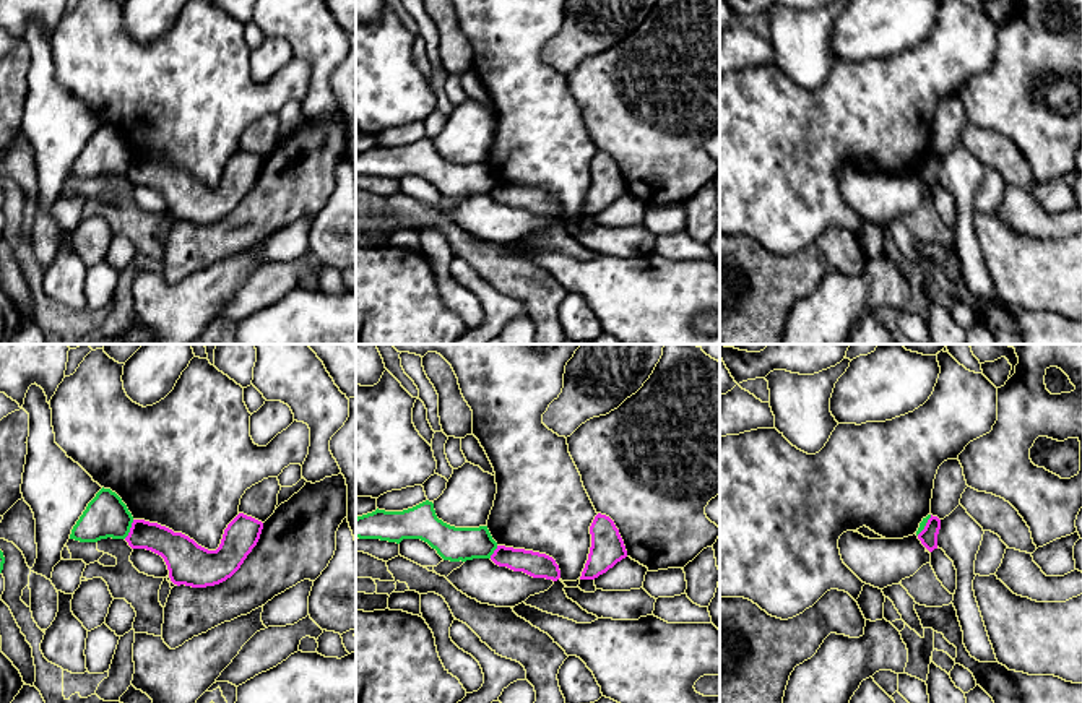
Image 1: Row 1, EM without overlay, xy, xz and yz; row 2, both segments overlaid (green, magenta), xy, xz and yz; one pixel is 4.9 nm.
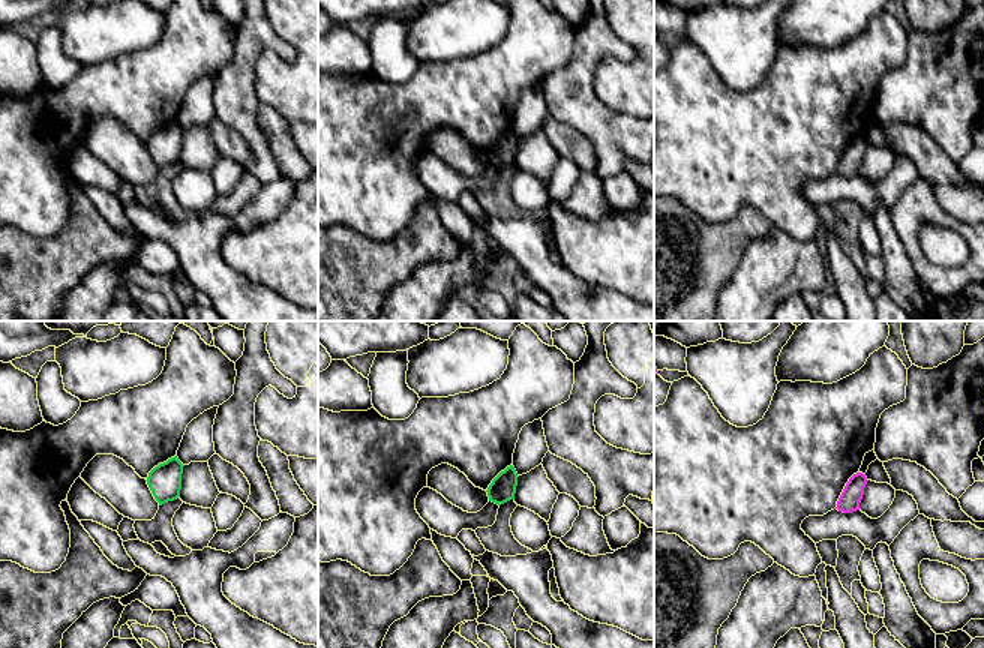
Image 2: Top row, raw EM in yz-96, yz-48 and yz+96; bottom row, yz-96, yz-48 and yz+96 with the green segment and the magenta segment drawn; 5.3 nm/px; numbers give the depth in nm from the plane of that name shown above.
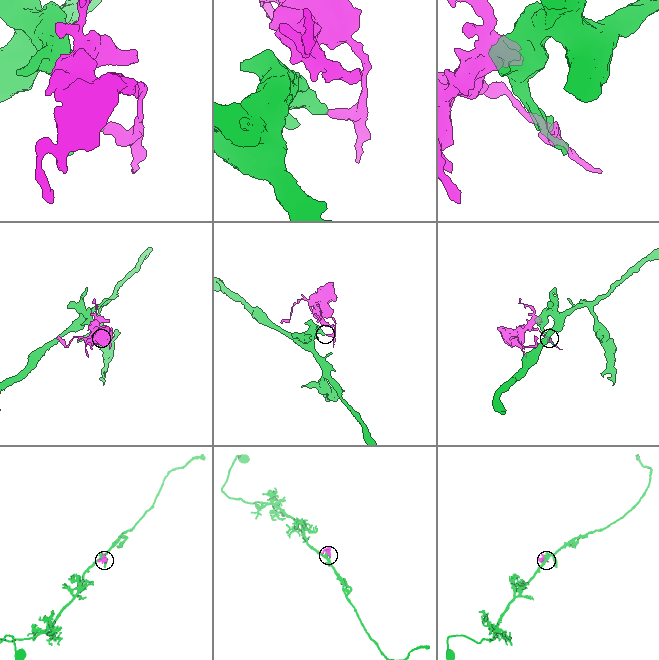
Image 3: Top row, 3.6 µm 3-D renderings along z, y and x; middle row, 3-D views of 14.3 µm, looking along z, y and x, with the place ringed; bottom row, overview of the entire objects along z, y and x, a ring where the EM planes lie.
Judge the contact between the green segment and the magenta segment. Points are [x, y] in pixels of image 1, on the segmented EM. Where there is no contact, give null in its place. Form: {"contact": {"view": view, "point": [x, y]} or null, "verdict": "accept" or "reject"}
{"contact": {"view": "xy", "point": [129, 530]}, "verdict": "reject"}

